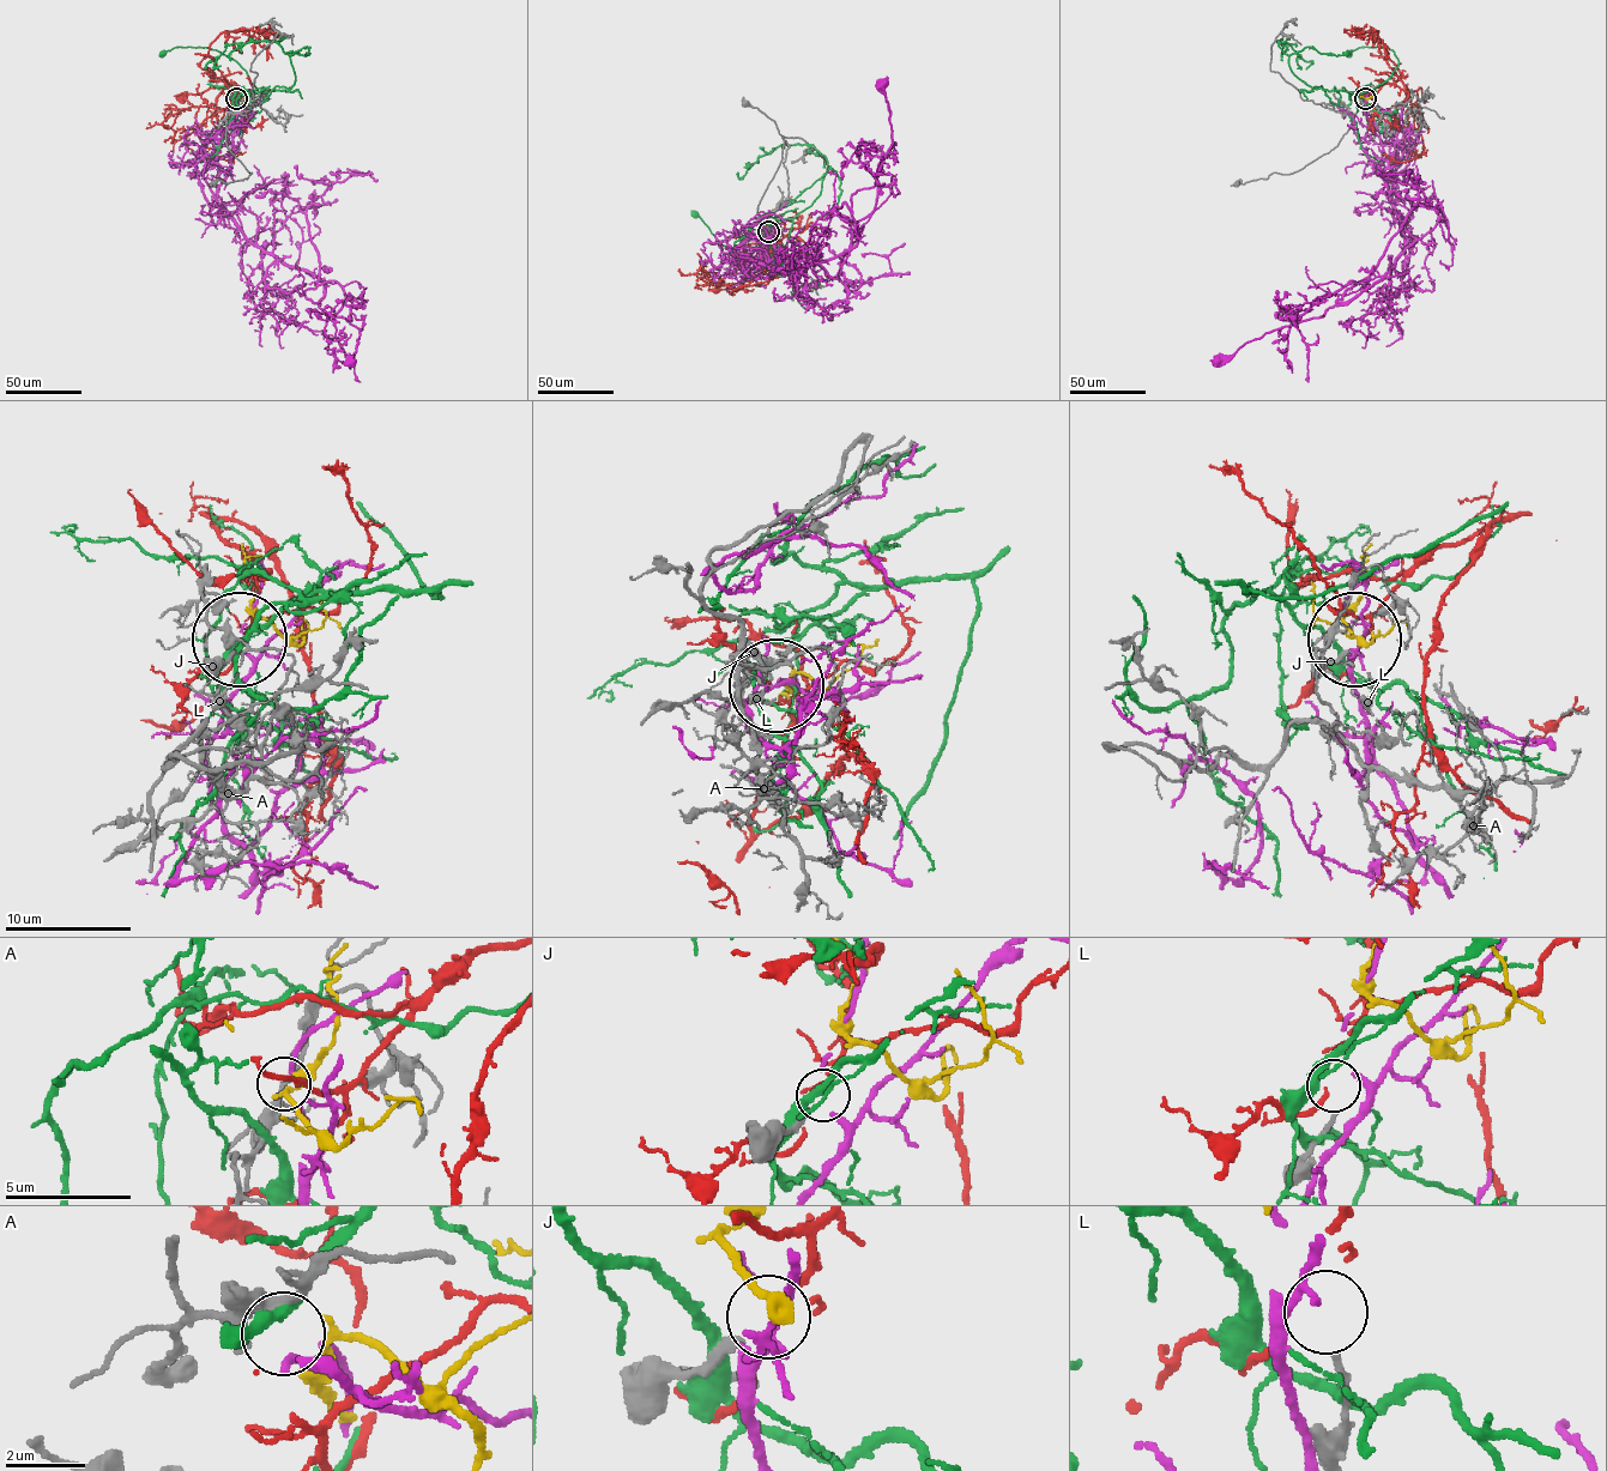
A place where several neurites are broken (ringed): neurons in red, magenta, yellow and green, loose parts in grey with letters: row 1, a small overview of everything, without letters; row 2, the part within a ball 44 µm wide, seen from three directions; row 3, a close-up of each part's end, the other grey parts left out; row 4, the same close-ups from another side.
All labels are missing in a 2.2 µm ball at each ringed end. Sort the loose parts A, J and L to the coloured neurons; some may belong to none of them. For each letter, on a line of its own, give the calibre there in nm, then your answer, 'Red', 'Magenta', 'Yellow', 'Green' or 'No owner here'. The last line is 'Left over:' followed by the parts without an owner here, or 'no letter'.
A: Thickness 220 nm. Yellow
J: Thickness 240 nm. No owner here
L: Thickness 170 nm. No owner here
Left over: J, L

